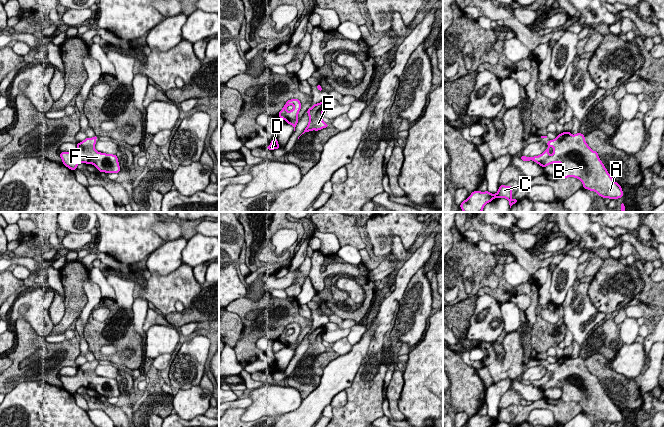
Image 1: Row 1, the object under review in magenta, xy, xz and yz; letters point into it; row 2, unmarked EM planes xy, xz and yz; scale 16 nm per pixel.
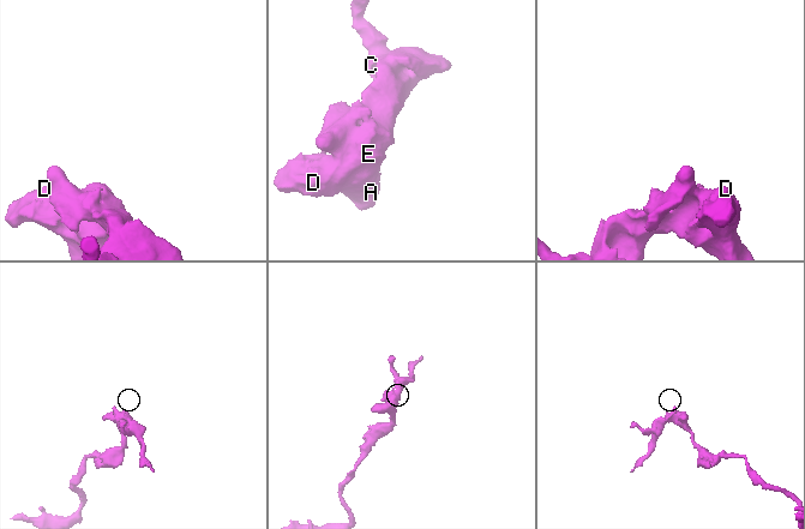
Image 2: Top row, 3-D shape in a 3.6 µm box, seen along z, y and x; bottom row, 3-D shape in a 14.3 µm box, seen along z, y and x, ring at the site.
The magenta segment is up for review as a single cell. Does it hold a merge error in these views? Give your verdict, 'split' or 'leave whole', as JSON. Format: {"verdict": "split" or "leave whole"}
{"verdict": "leave whole"}

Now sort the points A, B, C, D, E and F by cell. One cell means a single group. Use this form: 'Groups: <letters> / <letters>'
Groups: A B C D E F

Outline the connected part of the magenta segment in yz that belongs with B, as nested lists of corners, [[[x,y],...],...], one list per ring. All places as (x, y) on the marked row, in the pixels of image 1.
[[[563,132],[547,142],[548,148],[534,157],[520,156],[523,161],[533,160],[543,168],[561,163],[564,178],[579,179],[585,189],[595,191],[603,198],[618,199],[623,196],[622,187],[613,180],[598,153],[590,149],[581,133]]]

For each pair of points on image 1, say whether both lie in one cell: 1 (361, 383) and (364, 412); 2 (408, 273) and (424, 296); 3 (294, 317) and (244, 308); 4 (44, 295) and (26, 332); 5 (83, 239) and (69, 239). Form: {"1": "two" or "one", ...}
{"1": "one", "2": "two", "3": "one", "4": "two", "5": "one"}

